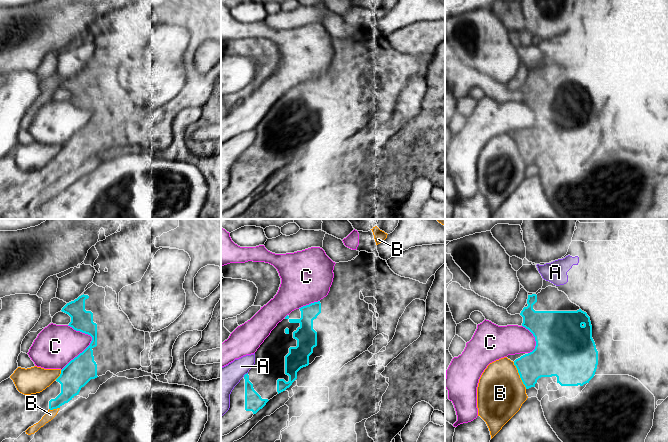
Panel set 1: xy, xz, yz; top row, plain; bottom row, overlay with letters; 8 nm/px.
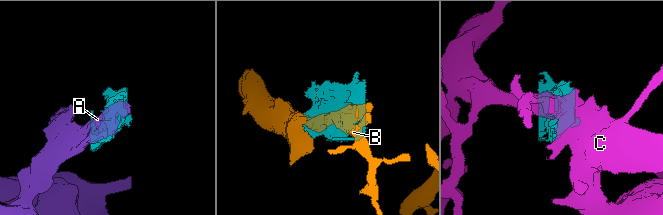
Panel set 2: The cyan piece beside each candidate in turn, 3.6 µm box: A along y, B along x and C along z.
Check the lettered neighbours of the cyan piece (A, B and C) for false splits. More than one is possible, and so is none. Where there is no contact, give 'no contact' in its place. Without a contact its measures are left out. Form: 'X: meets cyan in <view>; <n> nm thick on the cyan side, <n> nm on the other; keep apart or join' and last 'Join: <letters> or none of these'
A: meets cyan in xz; 140 nm thick on the cyan side, 220 nm on the other; keep apart
B: meets cyan in yz; 280 nm thick on the cyan side, 380 nm on the other; keep apart
C: meets cyan in xy; 220 nm thick on the cyan side, 320 nm on the other; keep apart
Join: none of these

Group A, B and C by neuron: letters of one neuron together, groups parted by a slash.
A / B / C

